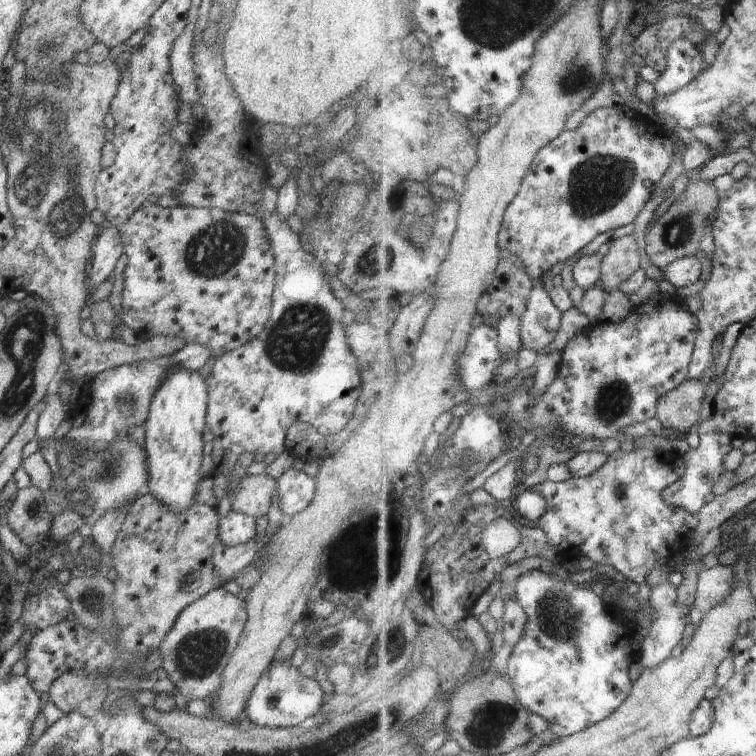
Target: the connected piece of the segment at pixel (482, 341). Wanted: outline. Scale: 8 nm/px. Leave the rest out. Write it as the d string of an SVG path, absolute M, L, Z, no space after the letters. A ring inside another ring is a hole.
M478 321L458 364L462 382L469 391L480 390L494 382L496 370L504 361L499 347L499 329Z

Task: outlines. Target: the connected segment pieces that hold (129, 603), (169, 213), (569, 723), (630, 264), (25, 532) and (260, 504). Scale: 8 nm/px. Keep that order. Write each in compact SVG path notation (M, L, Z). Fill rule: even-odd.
M146 494L140 495L131 502L124 517L124 522L110 552L119 576L114 582L113 602L117 630L114 633L94 635L79 621L74 620L69 623L64 620L36 632L28 645L23 661L27 666L25 675L31 680L34 690L39 694L48 692L58 675L64 671L92 671L99 677L106 678L103 672L108 668L125 670L139 654L149 657L155 650L159 650L164 637L185 606L223 585L213 567L213 544L217 539L217 526L219 525L216 507L194 501L188 509L176 514L152 495Z
M147 203L146 205L140 207L132 216L129 218L128 221L123 222L122 224L117 226L118 234L120 235L120 242L123 242L123 253L126 254L126 258L128 258L128 263L126 264L126 267L123 271L123 277L124 277L124 290L123 290L123 302L122 306L124 309L124 312L122 312L122 321L124 322L124 325L129 326L134 332L144 338L149 339L150 337L178 337L179 339L182 339L186 345L202 345L206 348L209 348L211 351L212 356L215 358L220 354L220 352L225 352L224 350L221 350L221 348L228 350L237 349L240 348L242 345L245 345L247 342L252 342L256 337L259 336L260 332L262 332L262 329L264 328L264 325L266 324L266 321L269 319L270 314L270 305L272 302L272 295L273 290L275 289L275 262L272 256L272 247L271 242L269 241L265 226L263 225L262 220L258 219L256 216L242 213L238 211L234 212L228 212L225 210L215 209L215 208L192 208L192 207L162 207L160 205L152 205Z
M534 569L514 583L516 596L525 606L529 621L524 638L512 655L508 679L523 706L531 713L547 718L554 734L563 739L583 733L611 717L635 692L630 666L640 654L640 650L634 648L634 633L638 626L633 621L617 617L605 598L587 586L583 577L564 579L546 574L544 569Z
M626 235L614 241L609 253L603 257L603 277L600 284L608 290L609 293L621 293L621 286L631 276L634 276L642 268L642 254L636 242L636 236Z
M34 485L17 490L17 496L7 513L7 525L29 547L48 538L53 516L49 513L43 492Z
M247 474L232 484L231 508L254 519L266 516L276 488L276 480L266 474Z

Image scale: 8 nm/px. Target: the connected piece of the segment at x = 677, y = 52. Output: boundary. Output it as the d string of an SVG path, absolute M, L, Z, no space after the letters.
M686 39L676 41L668 49L667 59L667 69L654 85L657 96L660 97L677 93L686 88L695 78L710 68L702 56L702 50Z

